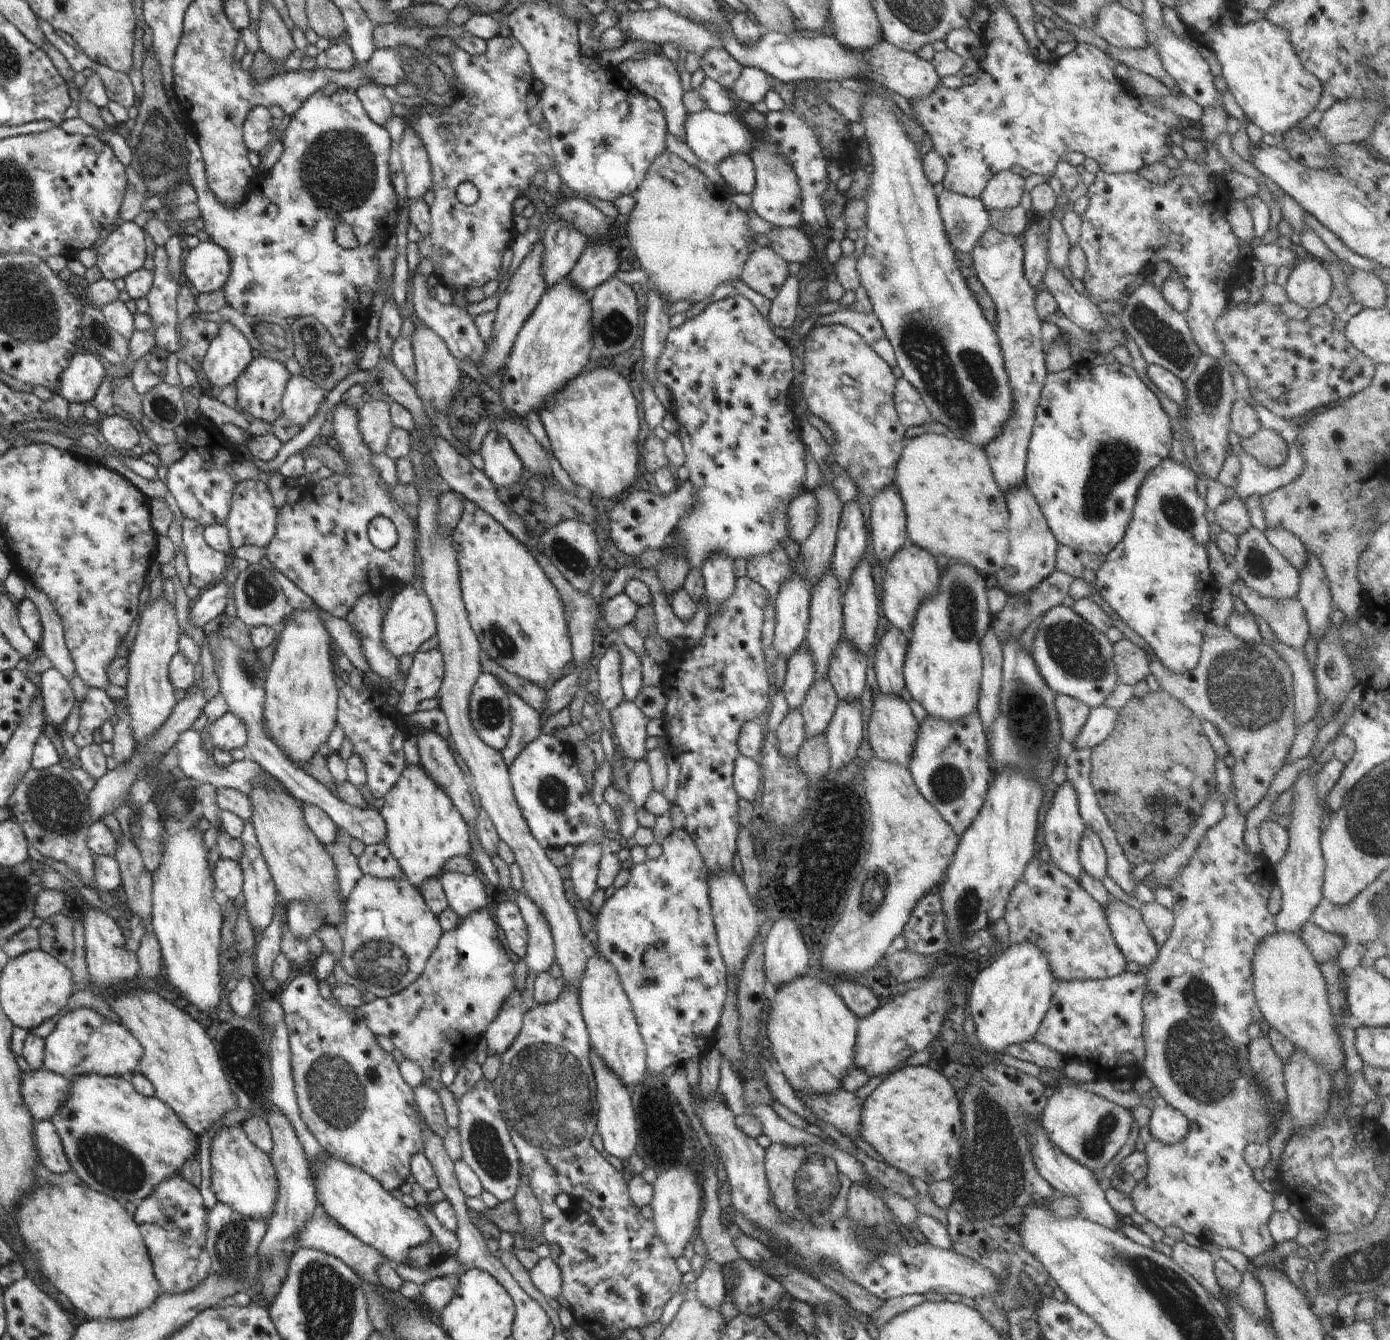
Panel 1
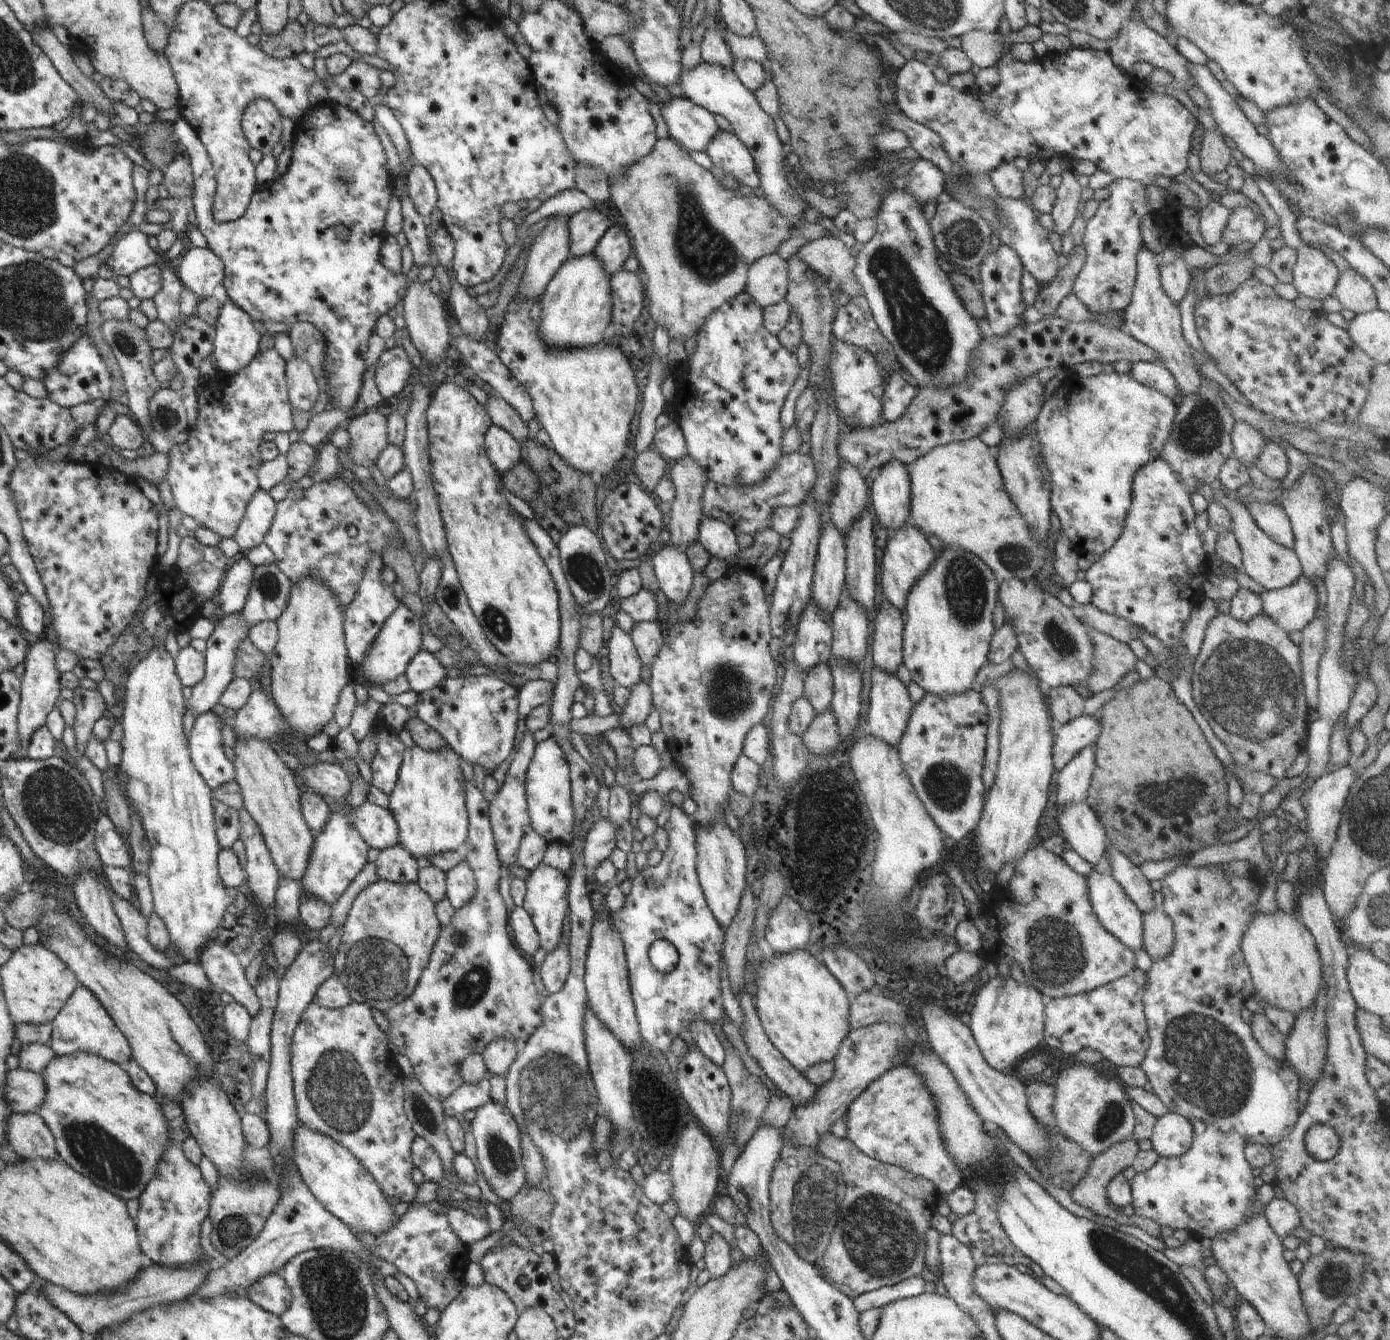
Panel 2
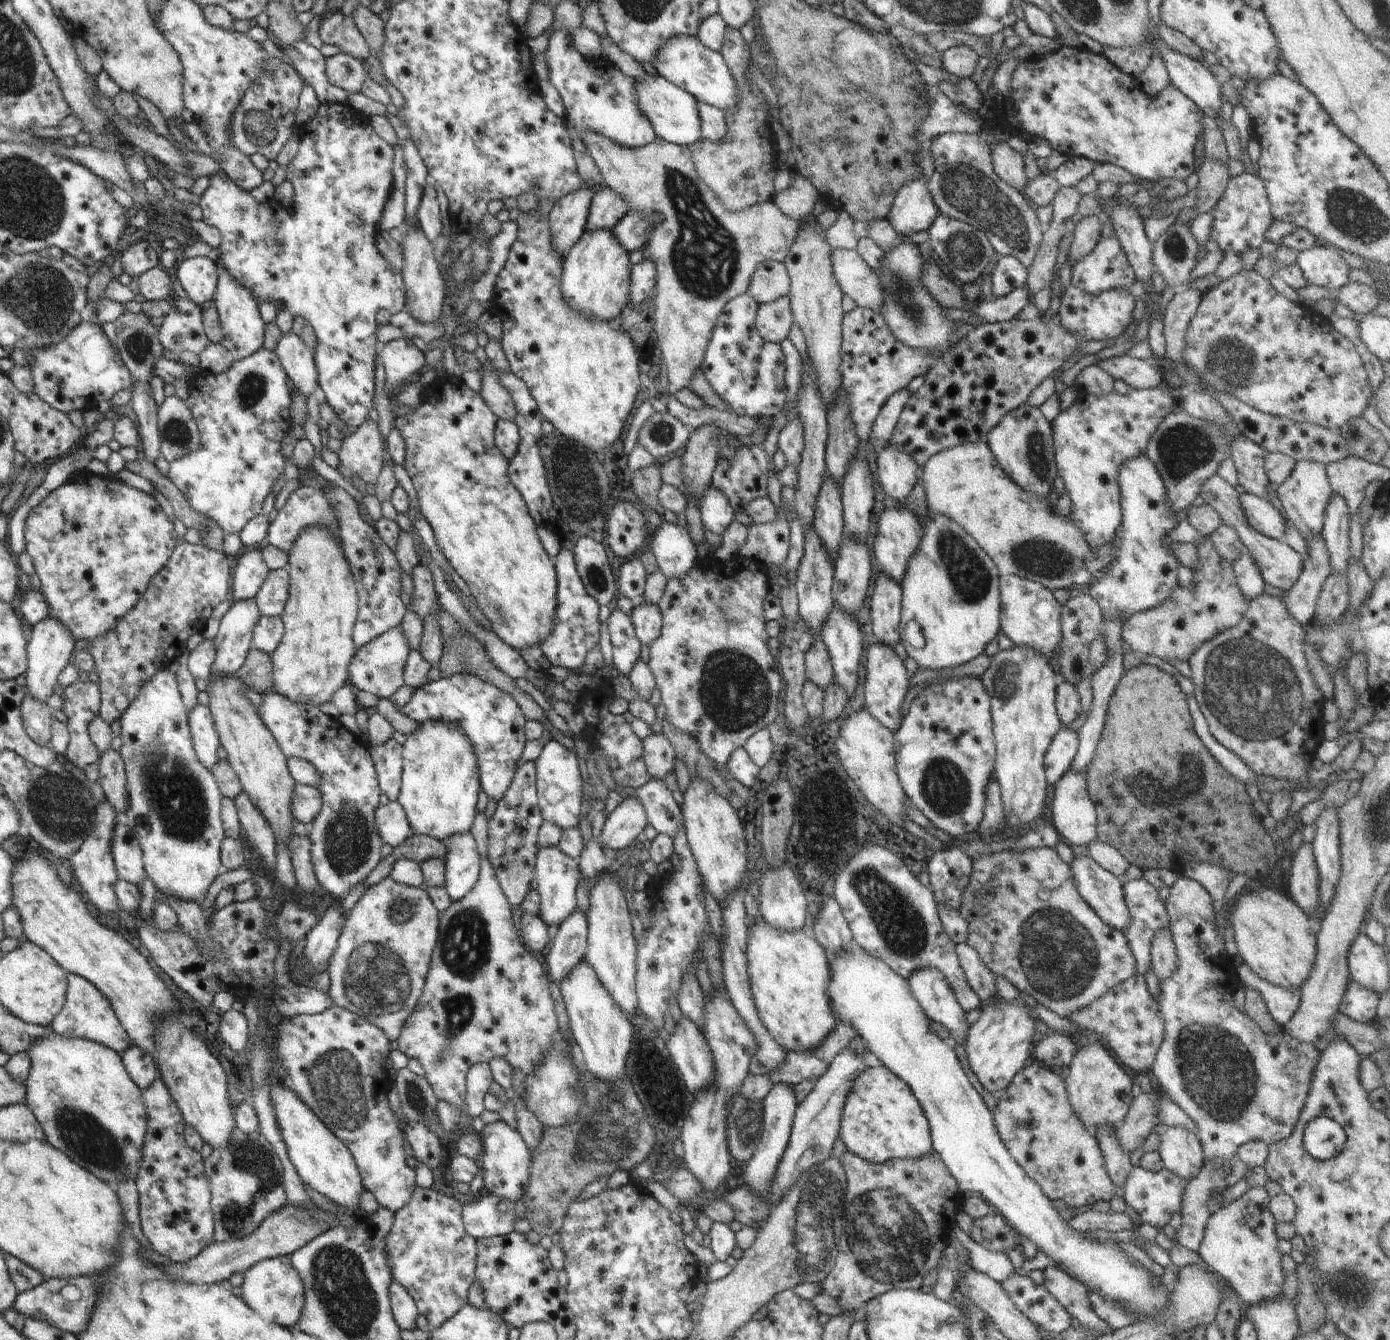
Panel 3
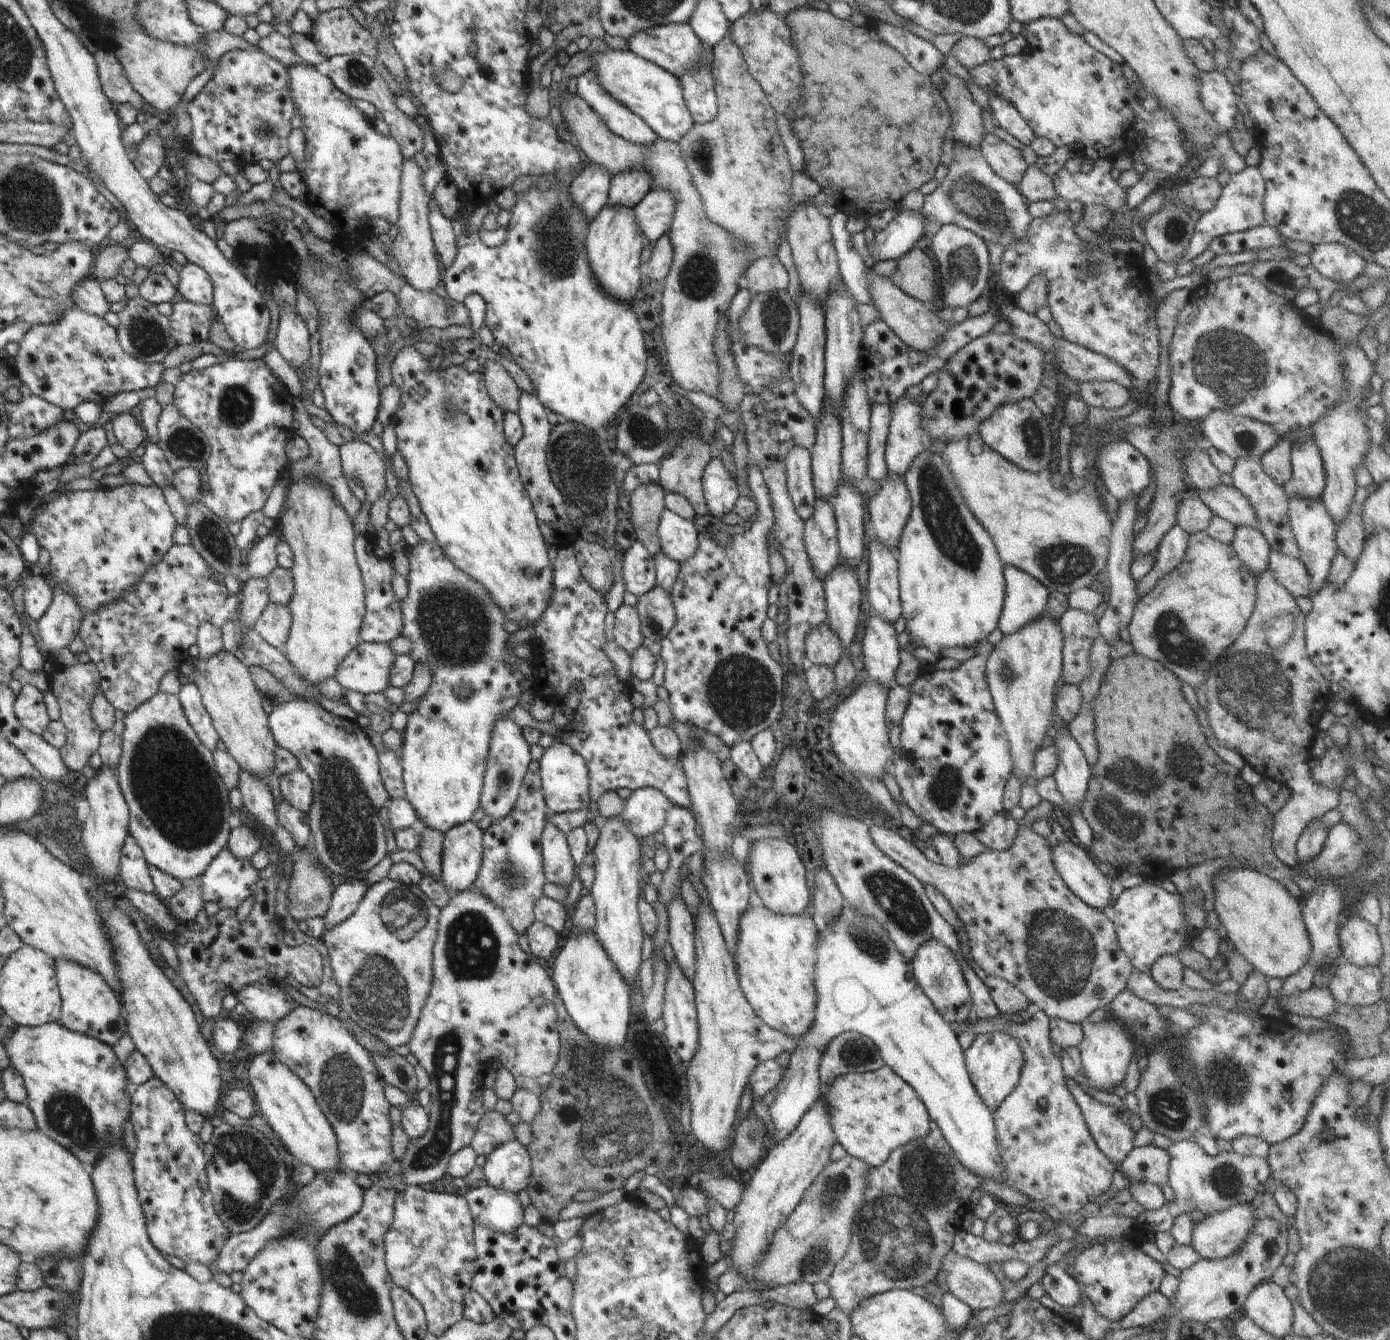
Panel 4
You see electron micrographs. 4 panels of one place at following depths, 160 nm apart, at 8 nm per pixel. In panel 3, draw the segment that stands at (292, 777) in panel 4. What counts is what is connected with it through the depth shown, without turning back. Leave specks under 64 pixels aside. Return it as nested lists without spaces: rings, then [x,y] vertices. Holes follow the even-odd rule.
[[[296,783],[290,804],[293,818],[310,826],[321,811],[321,792],[316,787]]]

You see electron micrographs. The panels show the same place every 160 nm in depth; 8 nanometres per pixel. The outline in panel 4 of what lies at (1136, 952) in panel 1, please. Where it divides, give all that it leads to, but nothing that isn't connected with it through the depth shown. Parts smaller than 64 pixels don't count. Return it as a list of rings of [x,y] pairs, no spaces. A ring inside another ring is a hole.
[[[1052,835],[1047,839],[1053,848],[1054,868],[1066,886],[1092,908],[1110,908],[1112,882],[1090,859],[1086,849],[1069,840],[1058,841]]]

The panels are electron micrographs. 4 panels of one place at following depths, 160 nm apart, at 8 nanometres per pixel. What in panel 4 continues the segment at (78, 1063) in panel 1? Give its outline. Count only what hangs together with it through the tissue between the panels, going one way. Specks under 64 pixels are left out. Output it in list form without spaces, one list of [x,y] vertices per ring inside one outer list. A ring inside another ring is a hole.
[[[64,957],[55,960],[55,971],[62,999],[58,1020],[61,1025],[110,1046],[127,1034],[127,1020],[120,998],[99,972]]]

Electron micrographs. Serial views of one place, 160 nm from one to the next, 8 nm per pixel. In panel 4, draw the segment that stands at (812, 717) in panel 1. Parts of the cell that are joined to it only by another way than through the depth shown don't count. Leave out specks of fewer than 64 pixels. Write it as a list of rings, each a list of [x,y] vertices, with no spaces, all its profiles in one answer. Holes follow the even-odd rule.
[[[827,622],[808,631],[805,638],[805,656],[809,664],[832,668],[843,655],[843,644]]]

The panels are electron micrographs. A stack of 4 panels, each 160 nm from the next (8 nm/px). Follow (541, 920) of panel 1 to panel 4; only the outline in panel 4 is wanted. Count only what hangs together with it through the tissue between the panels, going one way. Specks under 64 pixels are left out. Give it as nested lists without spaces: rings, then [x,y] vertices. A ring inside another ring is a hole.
[[[548,818],[541,834],[542,868],[548,883],[564,885],[568,890],[574,878],[575,862],[567,836]]]

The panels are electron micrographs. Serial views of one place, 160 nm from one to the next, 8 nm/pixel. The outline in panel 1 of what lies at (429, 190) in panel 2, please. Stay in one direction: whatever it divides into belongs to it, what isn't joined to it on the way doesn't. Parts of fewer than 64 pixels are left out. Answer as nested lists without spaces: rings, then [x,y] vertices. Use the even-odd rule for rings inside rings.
[[[406,125],[402,140],[395,147],[400,153],[403,164],[407,182],[407,199],[415,201],[424,198],[424,194],[431,190],[433,185],[429,156],[424,145],[417,138],[416,133]]]

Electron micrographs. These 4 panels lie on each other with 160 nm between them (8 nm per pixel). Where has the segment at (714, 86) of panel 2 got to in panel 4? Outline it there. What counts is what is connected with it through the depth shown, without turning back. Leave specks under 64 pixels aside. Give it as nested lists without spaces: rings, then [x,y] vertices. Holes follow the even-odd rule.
[[[670,23],[648,27],[640,32],[635,32],[626,39],[629,49],[643,59],[655,62],[664,70],[671,72],[678,80],[679,76],[692,65],[697,65],[701,57],[704,44],[695,35],[689,23]]]

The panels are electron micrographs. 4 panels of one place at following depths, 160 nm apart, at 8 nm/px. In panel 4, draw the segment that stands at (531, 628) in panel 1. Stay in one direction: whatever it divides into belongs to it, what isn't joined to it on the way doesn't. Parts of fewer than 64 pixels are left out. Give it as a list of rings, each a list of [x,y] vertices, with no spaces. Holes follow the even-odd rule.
[[[409,345],[396,353],[391,375],[392,384],[401,390],[393,421],[397,452],[407,464],[407,481],[434,532],[434,542],[456,568],[486,588],[509,620],[518,622],[521,629],[528,623],[534,624],[552,598],[553,566],[550,566],[548,546],[543,541],[532,501],[521,481],[513,446],[504,434],[505,412],[488,394],[485,374],[470,373],[457,361],[456,365],[432,371],[430,359]]]

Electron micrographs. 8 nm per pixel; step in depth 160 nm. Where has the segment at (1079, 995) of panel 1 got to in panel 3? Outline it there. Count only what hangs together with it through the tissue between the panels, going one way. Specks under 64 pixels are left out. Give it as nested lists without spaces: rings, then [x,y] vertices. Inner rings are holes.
[[[1136,974],[1117,984],[1102,998],[1070,1017],[1078,1024],[1077,1035],[1071,1036],[1078,1042],[1081,1031],[1088,1032],[1092,1039],[1100,1041],[1112,1056],[1124,1066],[1136,1072],[1149,1073],[1156,1053],[1164,1040],[1165,1020],[1155,999],[1148,992],[1146,979]]]

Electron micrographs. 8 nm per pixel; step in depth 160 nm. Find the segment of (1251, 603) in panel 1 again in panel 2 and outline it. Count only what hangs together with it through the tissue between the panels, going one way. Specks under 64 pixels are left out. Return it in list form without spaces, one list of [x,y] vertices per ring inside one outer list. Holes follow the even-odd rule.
[[[1304,575],[1292,586],[1266,591],[1259,594],[1263,604],[1263,613],[1280,625],[1293,638],[1315,617],[1316,588],[1313,582]]]

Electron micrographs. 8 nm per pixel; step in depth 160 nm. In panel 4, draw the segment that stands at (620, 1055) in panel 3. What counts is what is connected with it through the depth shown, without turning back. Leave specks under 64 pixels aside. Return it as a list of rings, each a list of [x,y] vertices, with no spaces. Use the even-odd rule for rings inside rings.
[[[594,930],[592,931],[572,931],[561,940],[562,948],[554,967],[550,970],[551,979],[555,983],[557,994],[563,1000],[564,1006],[576,1026],[592,1042],[608,1048],[618,1048],[624,1044],[628,1024],[630,1024],[630,985],[627,980],[617,971],[616,965],[609,959],[606,949],[598,940]]]

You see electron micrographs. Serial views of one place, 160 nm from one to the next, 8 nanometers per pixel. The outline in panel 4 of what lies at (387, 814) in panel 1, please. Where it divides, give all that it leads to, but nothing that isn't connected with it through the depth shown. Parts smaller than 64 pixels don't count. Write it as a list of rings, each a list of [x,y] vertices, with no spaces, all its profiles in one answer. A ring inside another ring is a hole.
[[[423,540],[416,546],[408,546],[406,556],[408,556],[410,562],[410,571],[408,575],[404,576],[408,583],[408,594],[403,600],[399,601],[403,620],[401,635],[406,636],[412,642],[412,647],[408,655],[412,657],[415,663],[425,664],[432,671],[432,674],[428,690],[426,690],[423,698],[418,702],[416,710],[407,716],[407,725],[402,734],[399,752],[405,786],[404,798],[412,805],[420,820],[429,827],[444,833],[451,826],[470,821],[476,809],[479,808],[479,796],[483,789],[483,778],[490,750],[489,746],[493,726],[500,717],[508,715],[512,708],[516,704],[519,704],[520,694],[522,694],[522,680],[529,676],[524,662],[516,657],[513,649],[508,647],[508,636],[510,636],[510,633],[504,629],[504,624],[510,621],[509,618],[504,614],[499,604],[496,604],[496,601],[482,584],[477,583],[472,577],[469,577],[465,572],[456,568],[456,565],[452,564],[452,561],[443,553],[443,550],[436,542],[431,543],[430,541]]]

